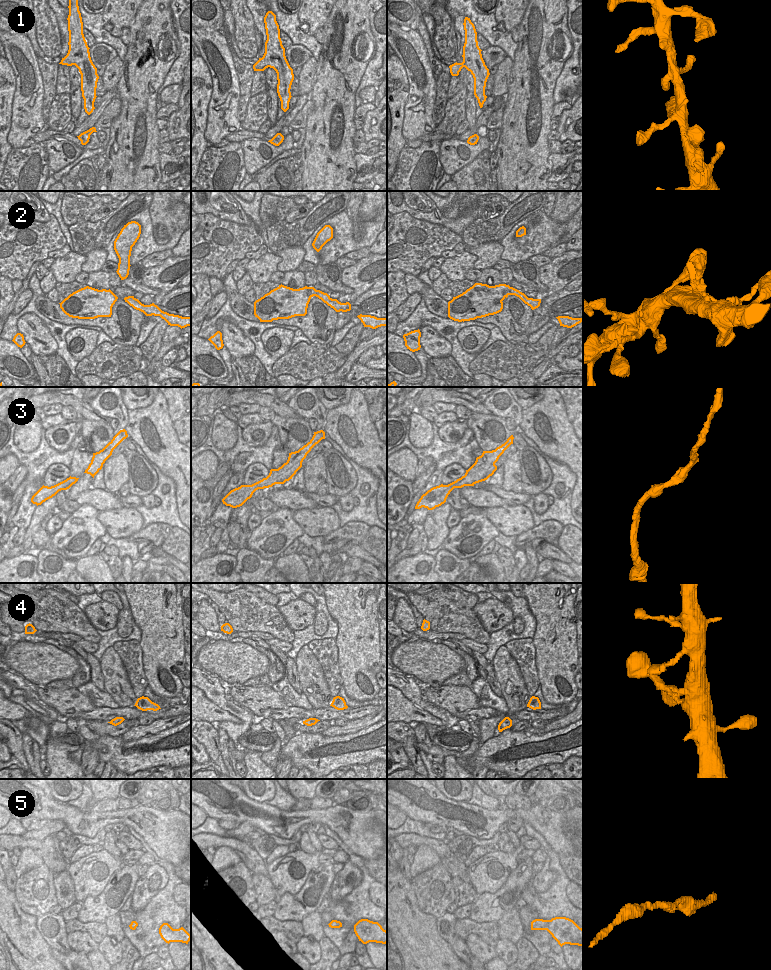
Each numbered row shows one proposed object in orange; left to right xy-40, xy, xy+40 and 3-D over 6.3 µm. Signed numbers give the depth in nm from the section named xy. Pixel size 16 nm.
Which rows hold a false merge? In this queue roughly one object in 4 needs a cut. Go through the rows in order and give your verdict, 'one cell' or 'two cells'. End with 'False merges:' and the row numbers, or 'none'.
1: one cell
2: one cell
3: one cell
4: one cell
5: one cell
False merges: none

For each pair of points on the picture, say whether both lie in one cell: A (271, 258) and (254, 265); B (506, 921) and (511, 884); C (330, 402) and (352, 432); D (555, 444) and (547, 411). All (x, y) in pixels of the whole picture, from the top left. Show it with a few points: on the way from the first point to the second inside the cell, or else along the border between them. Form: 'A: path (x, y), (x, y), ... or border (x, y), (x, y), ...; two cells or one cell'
A: path (267, 262), (264, 265), (258, 265); one cell
B: border (514, 906), (496, 921); two cells
C: border (350, 397), (346, 403), (327, 410); two cells
D: path (555, 436), (549, 419); one cell

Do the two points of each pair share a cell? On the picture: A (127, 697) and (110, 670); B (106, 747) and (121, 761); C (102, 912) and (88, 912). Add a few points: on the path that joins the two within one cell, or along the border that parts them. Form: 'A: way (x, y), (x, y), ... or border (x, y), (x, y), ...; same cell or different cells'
A: way (120, 691), (115, 677); same cell
B: way (110, 750), (117, 757); same cell
C: way (99, 912), (91, 912); same cell

